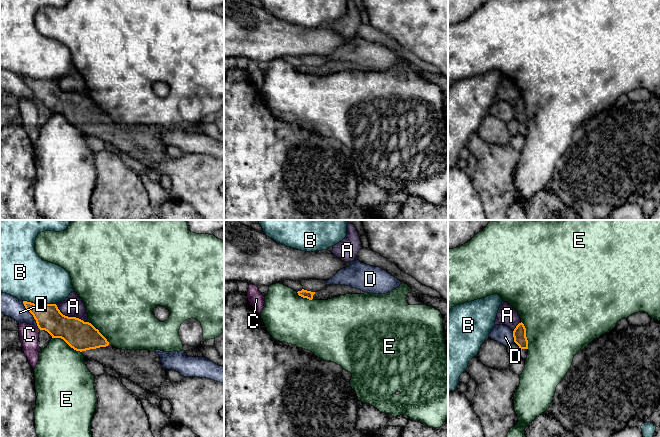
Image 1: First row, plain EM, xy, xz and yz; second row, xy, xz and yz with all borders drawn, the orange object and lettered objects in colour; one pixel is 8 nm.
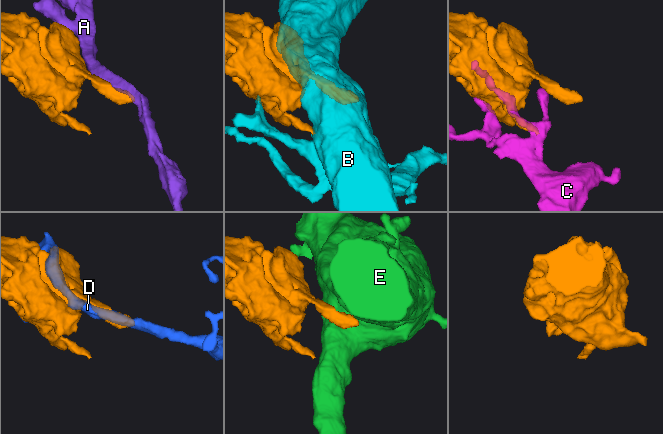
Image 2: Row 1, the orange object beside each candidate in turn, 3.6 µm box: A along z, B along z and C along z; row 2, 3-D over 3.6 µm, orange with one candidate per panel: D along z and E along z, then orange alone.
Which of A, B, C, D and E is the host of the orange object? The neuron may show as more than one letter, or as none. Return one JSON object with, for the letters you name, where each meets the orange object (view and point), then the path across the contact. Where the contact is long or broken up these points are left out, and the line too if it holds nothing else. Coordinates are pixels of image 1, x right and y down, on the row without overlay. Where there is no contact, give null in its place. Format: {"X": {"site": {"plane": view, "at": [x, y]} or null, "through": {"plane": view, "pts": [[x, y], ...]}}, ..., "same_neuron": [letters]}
{"same_neuron": []}

